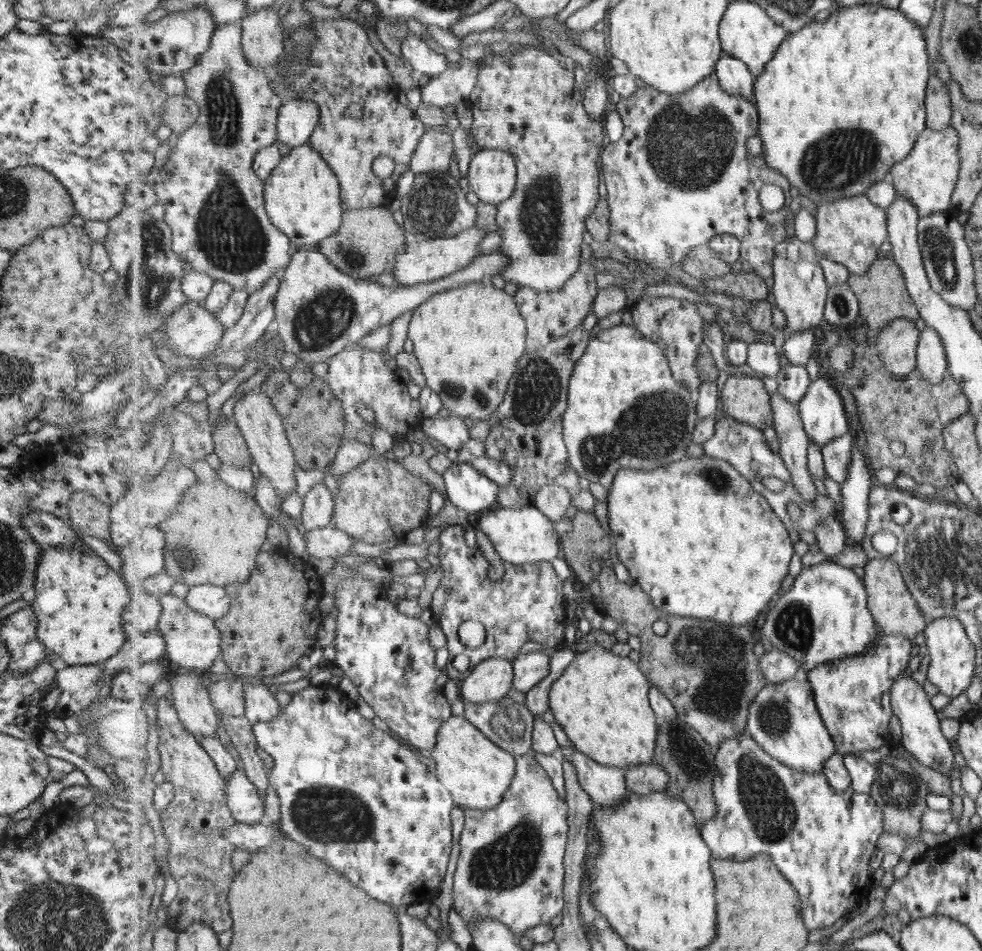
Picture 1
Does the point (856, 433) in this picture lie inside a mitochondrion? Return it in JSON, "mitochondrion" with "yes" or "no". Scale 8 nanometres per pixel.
{"mitochondrion":"no"}

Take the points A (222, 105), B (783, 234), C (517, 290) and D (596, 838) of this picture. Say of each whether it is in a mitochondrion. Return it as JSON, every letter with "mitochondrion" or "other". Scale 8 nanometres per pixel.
{"A":"mitochondrion","B":"other","C":"other","D":"other"}

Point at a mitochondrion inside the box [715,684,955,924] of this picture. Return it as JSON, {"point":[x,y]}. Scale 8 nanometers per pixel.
{"point":[771,813]}

